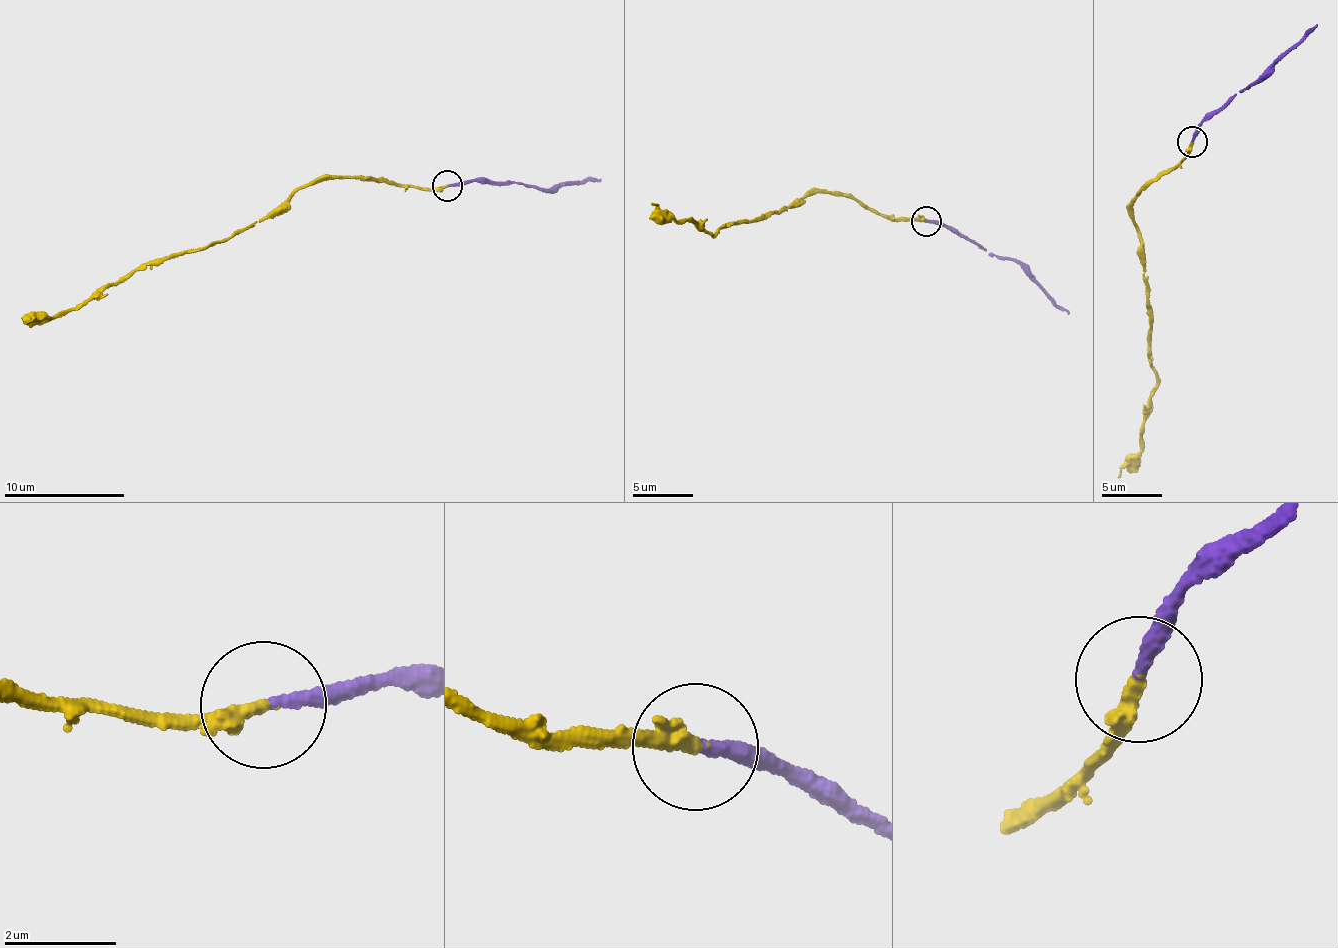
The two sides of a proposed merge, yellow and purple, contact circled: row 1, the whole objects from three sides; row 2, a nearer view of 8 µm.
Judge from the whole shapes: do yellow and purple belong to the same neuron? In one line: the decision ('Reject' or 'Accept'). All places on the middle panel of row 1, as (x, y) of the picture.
Accept

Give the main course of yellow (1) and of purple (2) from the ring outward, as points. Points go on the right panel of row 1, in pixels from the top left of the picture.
1: (1193, 141), (1181, 160), (1128, 204), (1140, 242), (1146, 350), (1156, 382), (1143, 408), (1138, 456), (1118, 476)
2: (1193, 141), (1210, 117), (1279, 61), (1316, 24)

